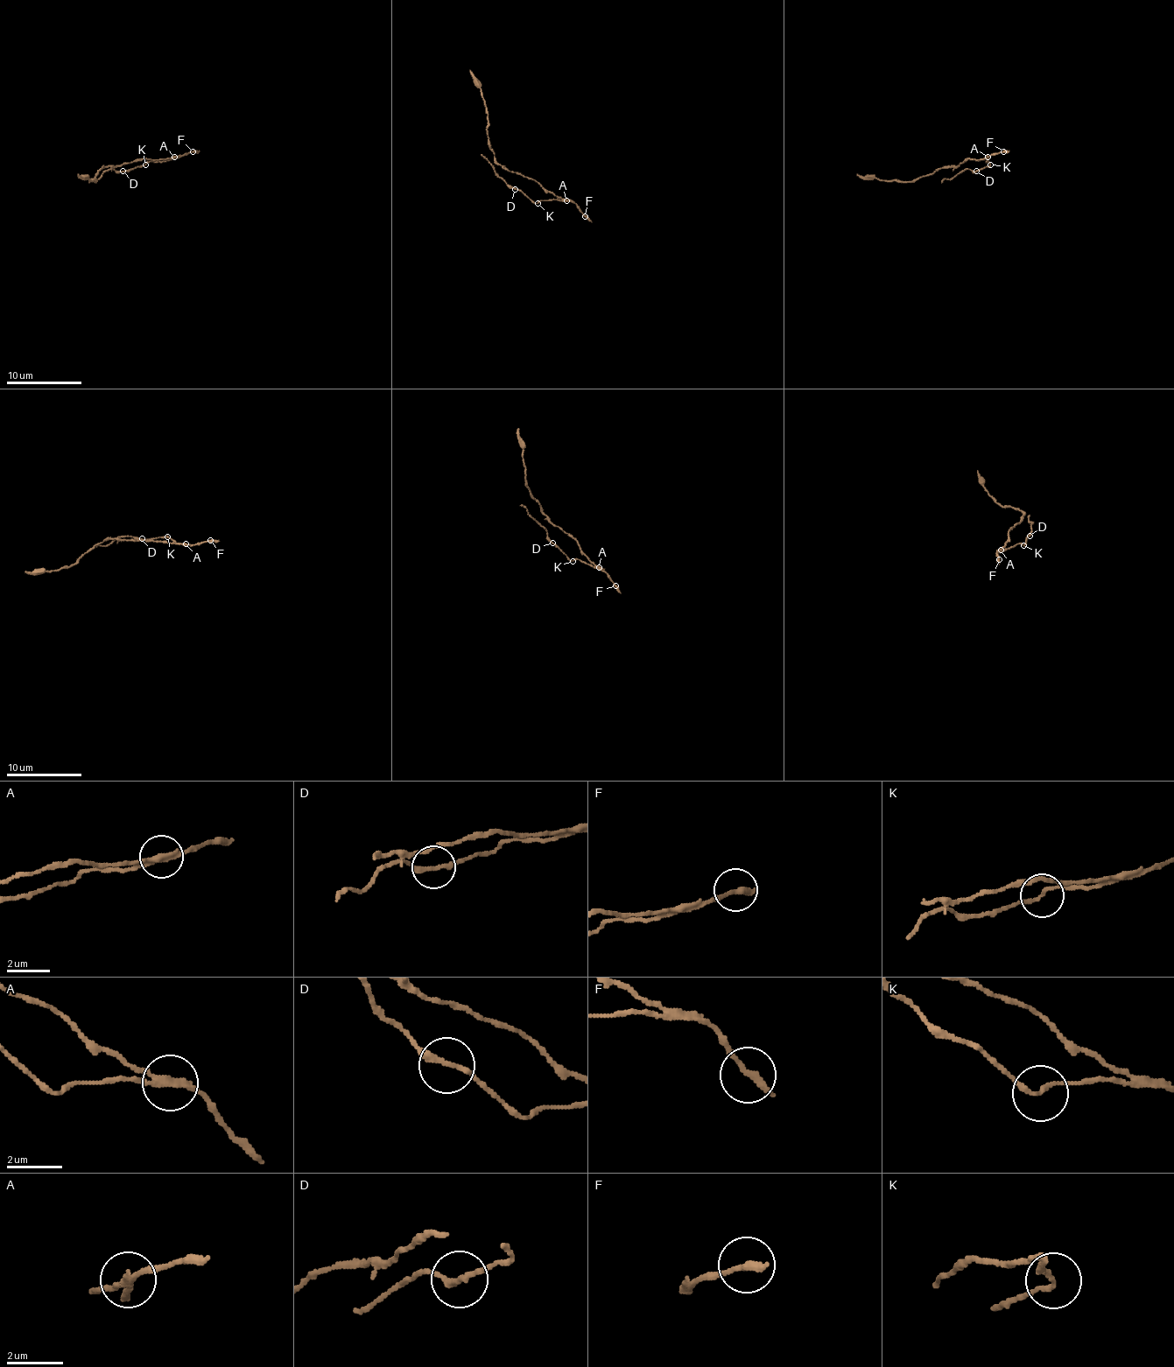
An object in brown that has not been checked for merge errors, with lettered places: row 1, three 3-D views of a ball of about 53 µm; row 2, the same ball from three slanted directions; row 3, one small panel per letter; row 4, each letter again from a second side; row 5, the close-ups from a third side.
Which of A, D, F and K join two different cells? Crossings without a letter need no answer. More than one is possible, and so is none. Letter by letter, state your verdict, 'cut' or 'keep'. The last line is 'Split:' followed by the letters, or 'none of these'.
A: cut
D: keep
F: keep
K: keep
Split: A

